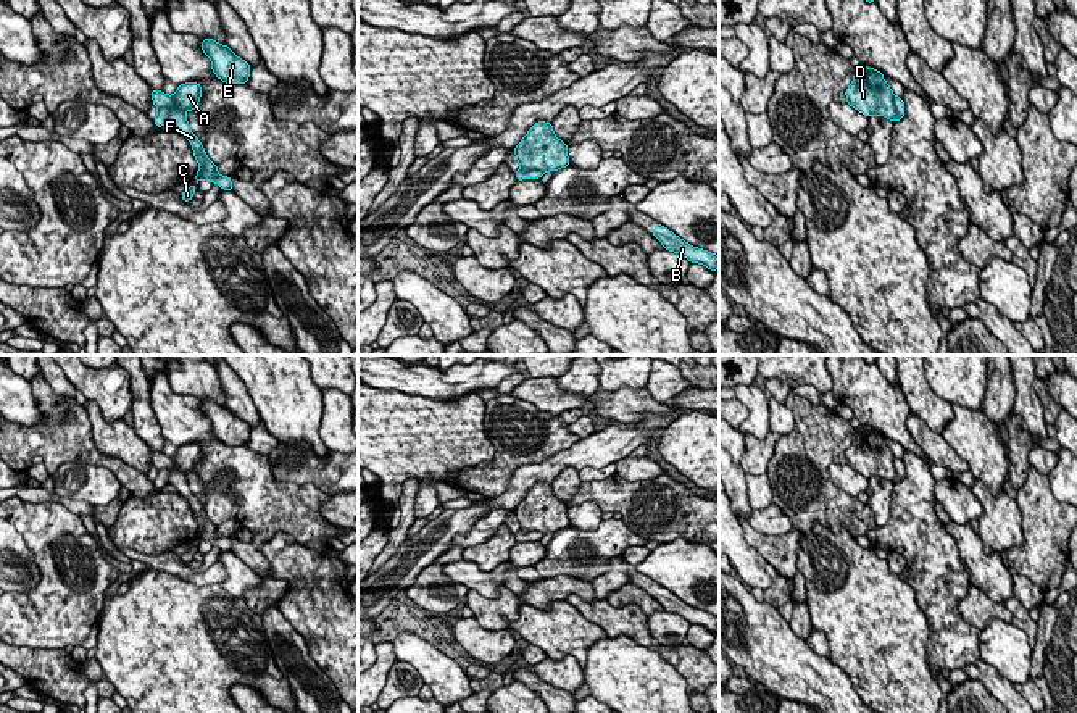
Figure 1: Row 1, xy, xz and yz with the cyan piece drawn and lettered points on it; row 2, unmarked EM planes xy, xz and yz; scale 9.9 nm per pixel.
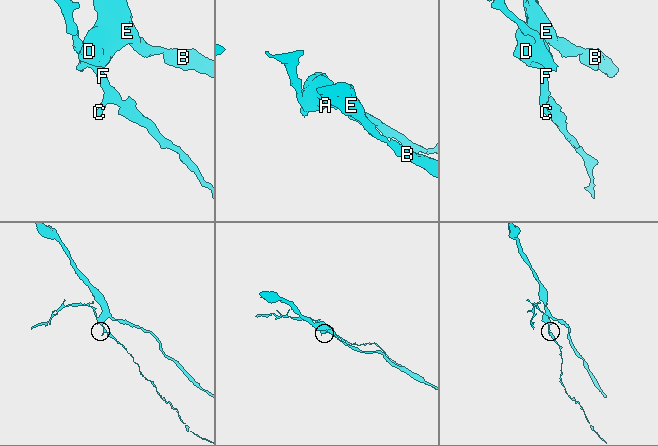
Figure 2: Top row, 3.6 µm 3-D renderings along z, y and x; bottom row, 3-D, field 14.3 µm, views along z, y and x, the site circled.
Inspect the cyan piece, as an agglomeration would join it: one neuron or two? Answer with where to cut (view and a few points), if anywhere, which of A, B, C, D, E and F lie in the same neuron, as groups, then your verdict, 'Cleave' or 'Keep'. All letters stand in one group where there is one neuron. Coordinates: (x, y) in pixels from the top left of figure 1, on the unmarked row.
Split along xy (158, 468), (170, 471), (170, 483). Groups: A B D E / C F. Cleave

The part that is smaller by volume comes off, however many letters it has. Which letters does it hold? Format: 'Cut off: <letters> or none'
Cut off: C, F

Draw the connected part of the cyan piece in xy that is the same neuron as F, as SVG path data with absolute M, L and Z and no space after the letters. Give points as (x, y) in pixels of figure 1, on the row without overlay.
M150 452L152 455L152 461L153 461L153 466L156 469L163 469L163 468L168 468L171 471L171 476L169 476L169 484L174 486L179 494L182 497L185 497L192 507L192 511L193 511L193 518L195 521L198 523L198 534L197 537L193 539L197 544L193 547L190 547L185 553L181 555L181 560L184 563L190 563L193 560L193 553L197 552L197 545L202 542L202 540L206 540L206 542L211 542L213 545L216 544L222 552L234 552L232 550L232 540L229 537L221 537L218 534L218 526L211 524L202 503L198 502L198 498L192 494L192 490L189 489L189 482L187 482L187 477L184 473L181 473L176 466L176 463L173 461L171 457L164 455L163 452Z

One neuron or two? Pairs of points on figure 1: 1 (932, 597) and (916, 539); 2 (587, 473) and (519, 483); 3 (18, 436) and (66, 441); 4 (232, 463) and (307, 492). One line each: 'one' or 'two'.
1: one
2: two
3: one
4: one

